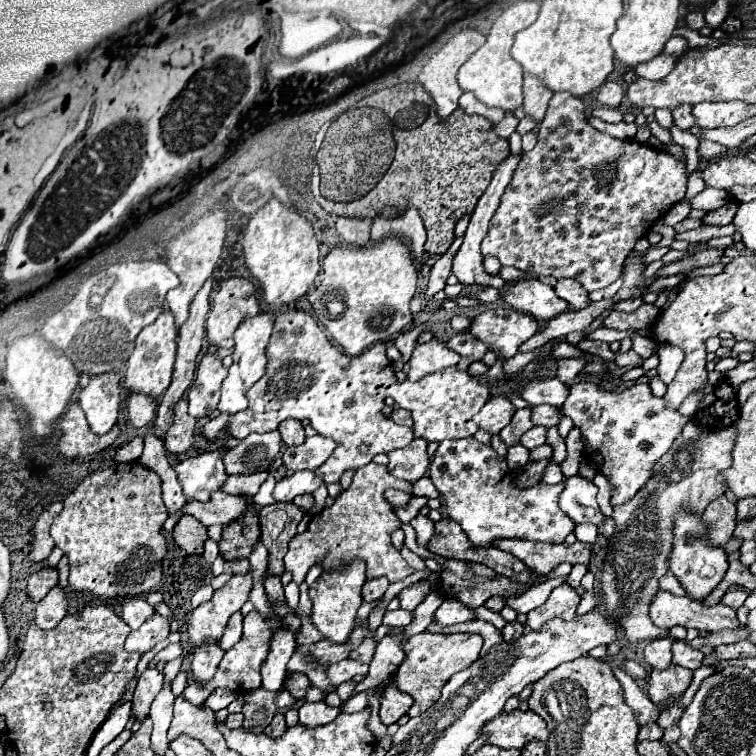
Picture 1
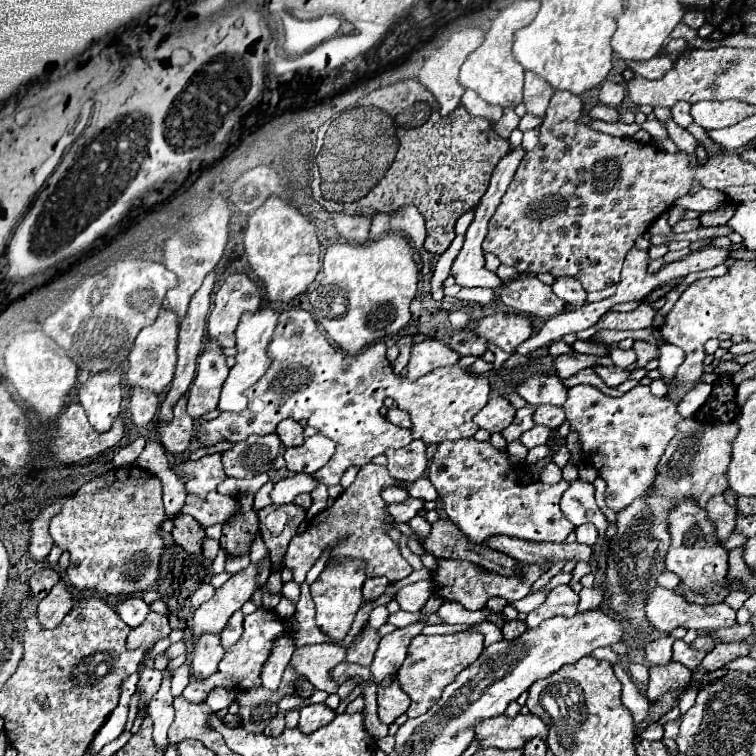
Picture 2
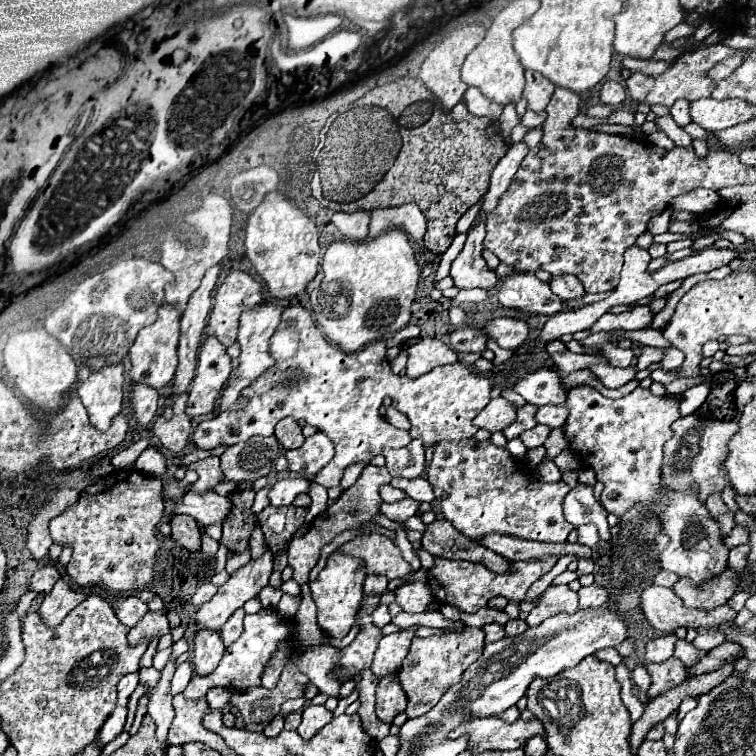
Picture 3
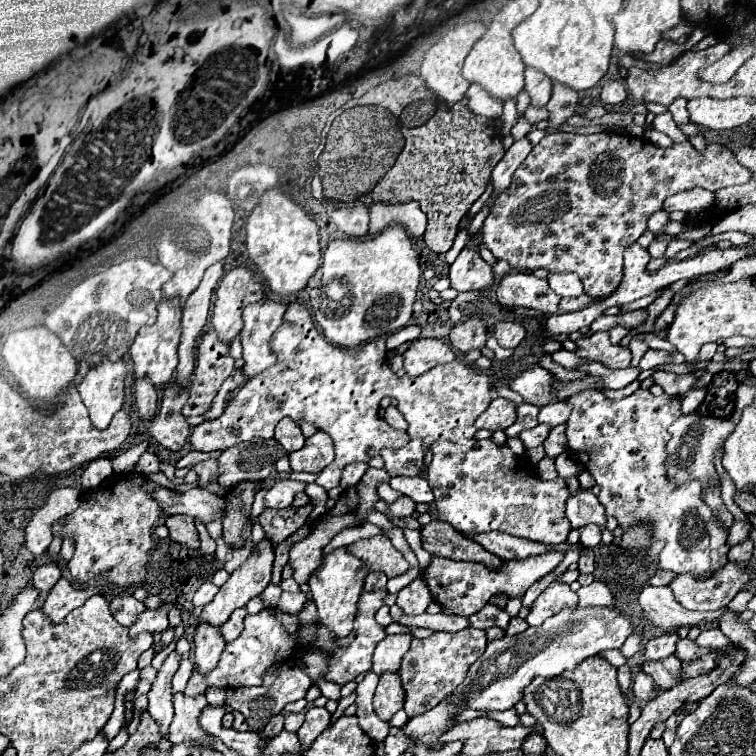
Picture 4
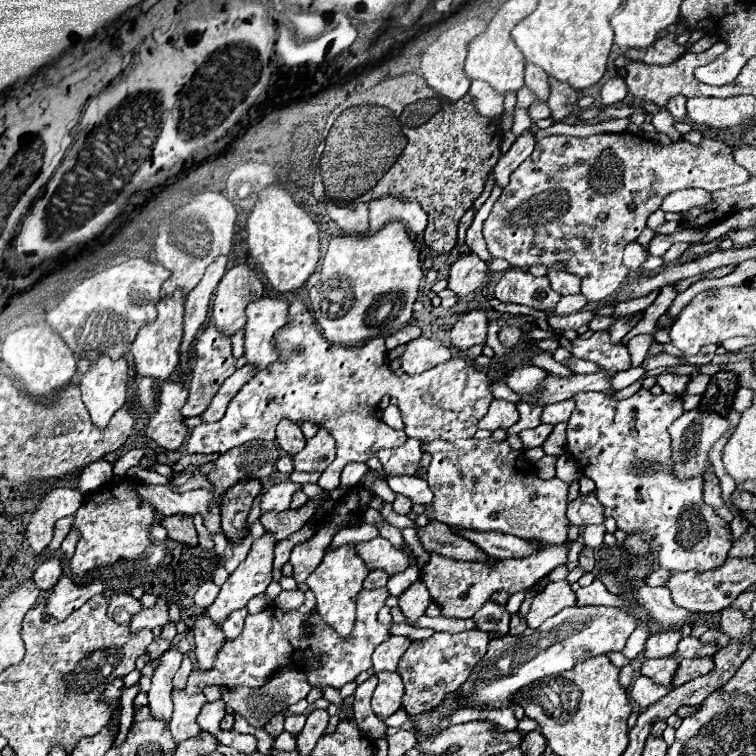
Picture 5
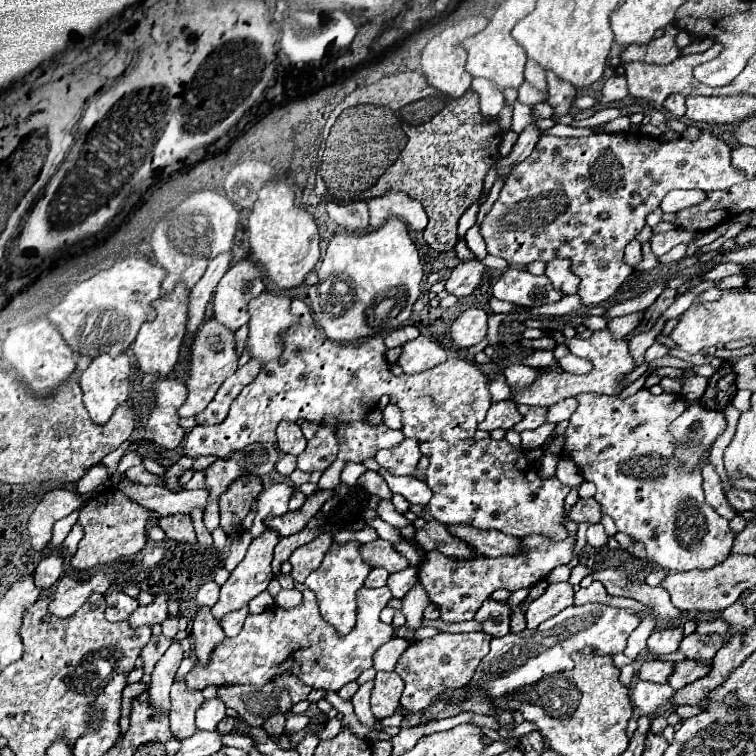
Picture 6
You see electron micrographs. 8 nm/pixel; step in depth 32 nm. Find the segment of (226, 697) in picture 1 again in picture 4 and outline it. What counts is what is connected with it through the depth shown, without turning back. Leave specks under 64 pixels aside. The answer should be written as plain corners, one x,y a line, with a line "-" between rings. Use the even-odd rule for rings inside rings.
208,688
206,690
206,700
208,700
210,706
226,704
226,690
222,690
222,688

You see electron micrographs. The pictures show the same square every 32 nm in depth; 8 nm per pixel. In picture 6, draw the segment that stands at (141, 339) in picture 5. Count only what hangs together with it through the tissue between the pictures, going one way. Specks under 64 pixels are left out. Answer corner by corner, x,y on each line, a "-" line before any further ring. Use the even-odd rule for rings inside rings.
178,284
170,294
158,298
152,306
156,310
156,318
152,322
146,322
134,344
132,344
132,352
136,356
136,364
138,370
142,374
156,374
160,378
166,378
172,368
178,364
178,356
180,356
180,344
184,338
184,328
186,328
186,304
188,304
188,290

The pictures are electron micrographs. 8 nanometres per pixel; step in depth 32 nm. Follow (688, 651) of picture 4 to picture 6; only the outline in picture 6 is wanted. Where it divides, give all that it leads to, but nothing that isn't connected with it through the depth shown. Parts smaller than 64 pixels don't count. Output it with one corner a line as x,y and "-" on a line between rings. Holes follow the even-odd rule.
690,634
680,642
678,652
682,652
686,658
692,658
692,660
712,660
720,648
722,648
720,634
708,642
704,642
704,638
698,634

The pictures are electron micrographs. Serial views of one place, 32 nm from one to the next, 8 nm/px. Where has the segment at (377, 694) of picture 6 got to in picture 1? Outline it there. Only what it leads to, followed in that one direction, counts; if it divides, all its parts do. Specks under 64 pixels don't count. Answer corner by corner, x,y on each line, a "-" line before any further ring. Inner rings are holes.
386,682
380,688
380,720
382,724
398,722
402,716
408,714
412,706
412,696
400,692
392,682

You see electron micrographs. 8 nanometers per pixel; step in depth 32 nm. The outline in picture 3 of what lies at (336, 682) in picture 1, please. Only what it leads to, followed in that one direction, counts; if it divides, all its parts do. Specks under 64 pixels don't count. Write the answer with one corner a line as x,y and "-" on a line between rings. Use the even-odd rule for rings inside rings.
364,670
364,672
360,672
360,676
364,678
364,694
358,697
358,700
361,702
361,707
357,713
360,716
364,730
366,730
374,740
382,740
382,738
389,735
390,724
378,720
376,710
374,710
374,702
376,702
374,690
376,690
378,680
376,680
376,676
372,674
372,670

